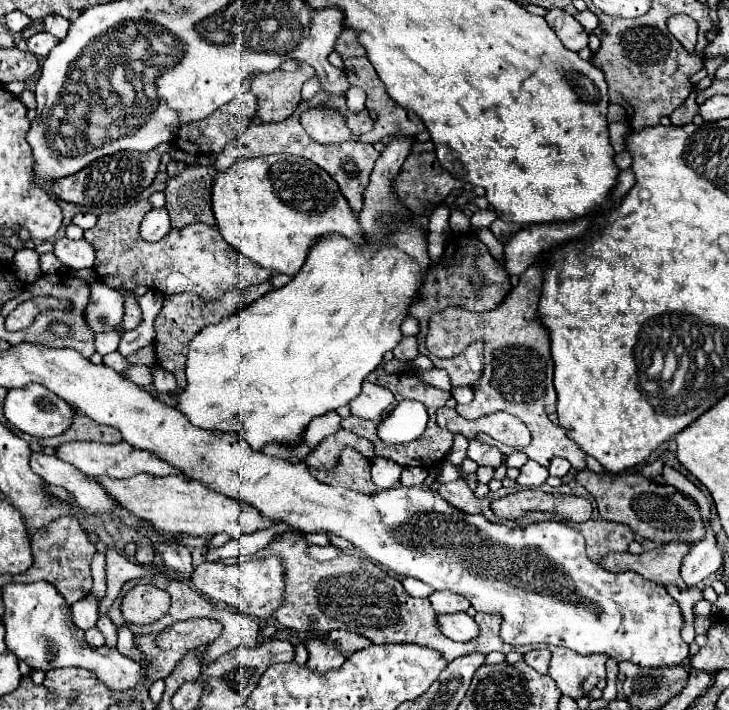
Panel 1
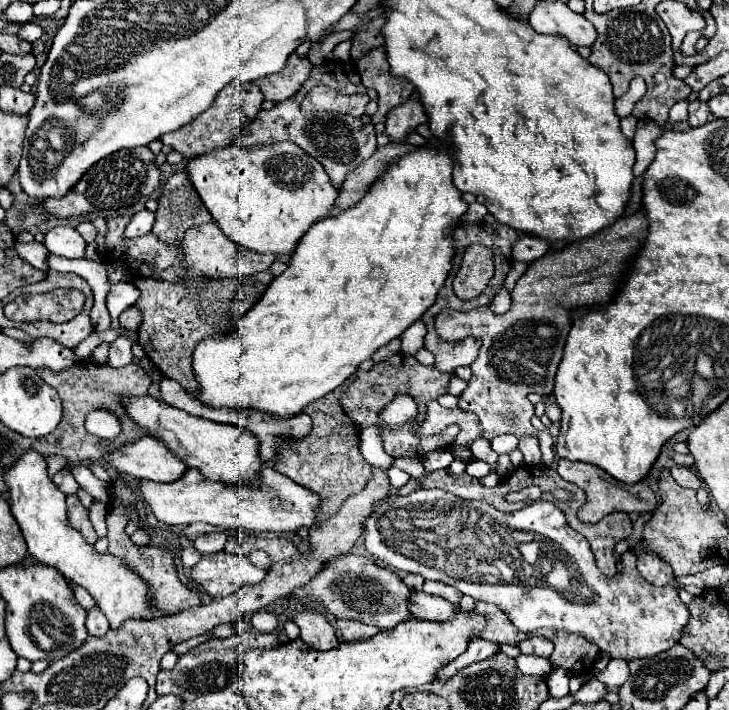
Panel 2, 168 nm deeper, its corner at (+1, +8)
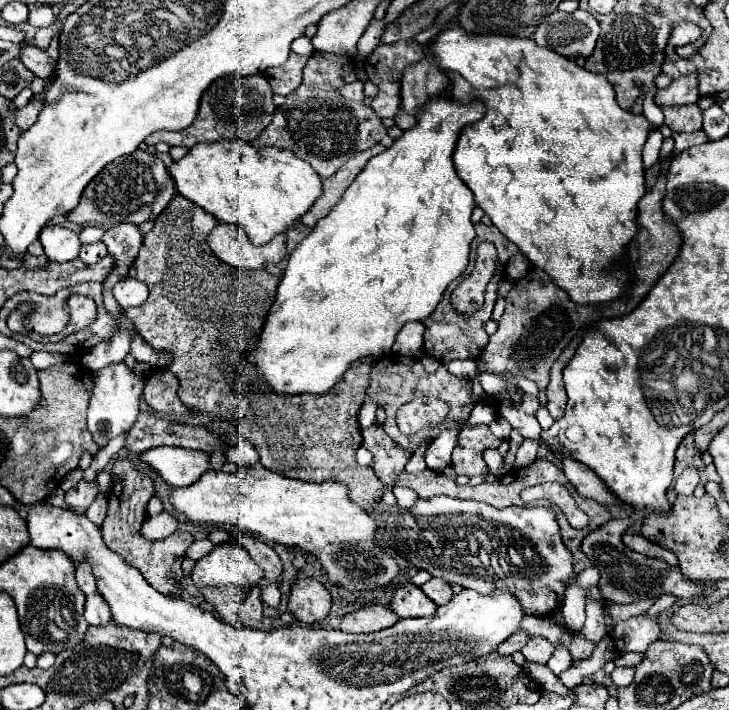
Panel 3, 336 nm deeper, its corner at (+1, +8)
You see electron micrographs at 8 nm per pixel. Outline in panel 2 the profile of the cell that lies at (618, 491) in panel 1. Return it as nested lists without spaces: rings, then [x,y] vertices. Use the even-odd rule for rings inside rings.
[[[560,459],[558,461],[558,475],[570,483],[576,483],[584,493],[586,493],[586,503],[580,507],[578,511],[578,519],[582,519],[584,523],[598,523],[606,513],[614,513],[614,511],[624,511],[624,513],[644,513],[644,511],[654,511],[656,499],[652,489],[648,487],[646,481],[642,483],[634,483],[634,485],[626,485],[620,481],[606,481],[602,479],[598,473],[600,469],[596,465],[590,463],[574,463],[574,461],[566,461]]]

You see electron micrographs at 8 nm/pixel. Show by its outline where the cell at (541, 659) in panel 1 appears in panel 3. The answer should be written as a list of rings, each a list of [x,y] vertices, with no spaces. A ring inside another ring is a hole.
[[[532,637],[522,649],[524,657],[528,661],[534,661],[534,663],[546,663],[550,659],[552,651],[554,651],[554,647],[544,637]]]

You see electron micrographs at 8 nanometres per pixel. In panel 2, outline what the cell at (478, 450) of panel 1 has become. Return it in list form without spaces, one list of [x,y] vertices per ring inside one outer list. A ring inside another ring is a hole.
[[[476,439],[476,441],[470,445],[470,451],[472,451],[474,459],[486,461],[486,463],[490,463],[490,465],[496,465],[498,455],[492,451],[492,447],[490,447],[490,441],[488,441],[488,439]]]

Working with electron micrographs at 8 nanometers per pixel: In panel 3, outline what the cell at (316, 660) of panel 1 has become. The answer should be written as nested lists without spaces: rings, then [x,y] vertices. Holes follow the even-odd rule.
[[[298,579],[292,583],[288,611],[306,625],[324,623],[330,611],[330,593],[314,579]]]

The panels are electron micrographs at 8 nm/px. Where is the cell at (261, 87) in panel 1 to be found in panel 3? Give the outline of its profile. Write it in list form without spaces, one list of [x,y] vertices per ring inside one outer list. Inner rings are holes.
[[[290,53],[290,59],[282,67],[274,67],[266,71],[266,79],[274,91],[274,95],[290,95],[300,83],[302,83],[302,69],[306,65],[308,57]]]

